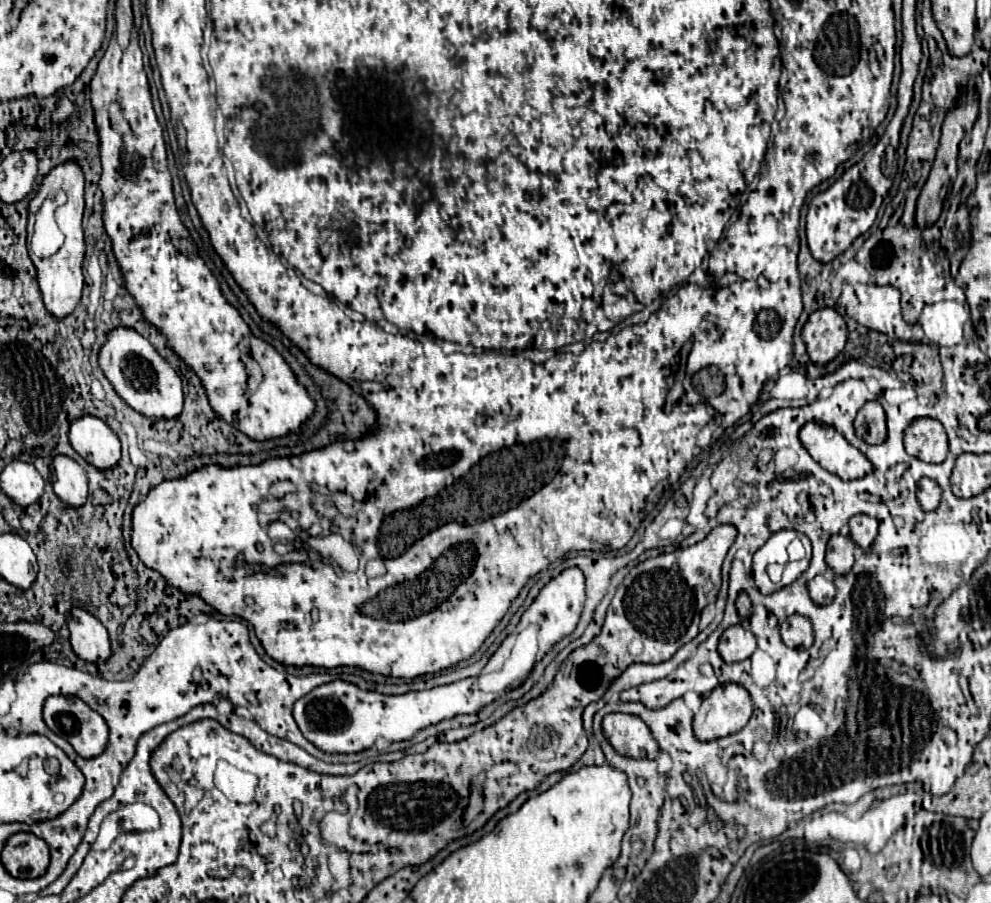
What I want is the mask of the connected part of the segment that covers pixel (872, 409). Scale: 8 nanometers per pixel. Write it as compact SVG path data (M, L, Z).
M869 401L859 409L855 417L855 433L859 439L863 439L869 445L877 445L885 441L887 437L885 411L877 401Z

